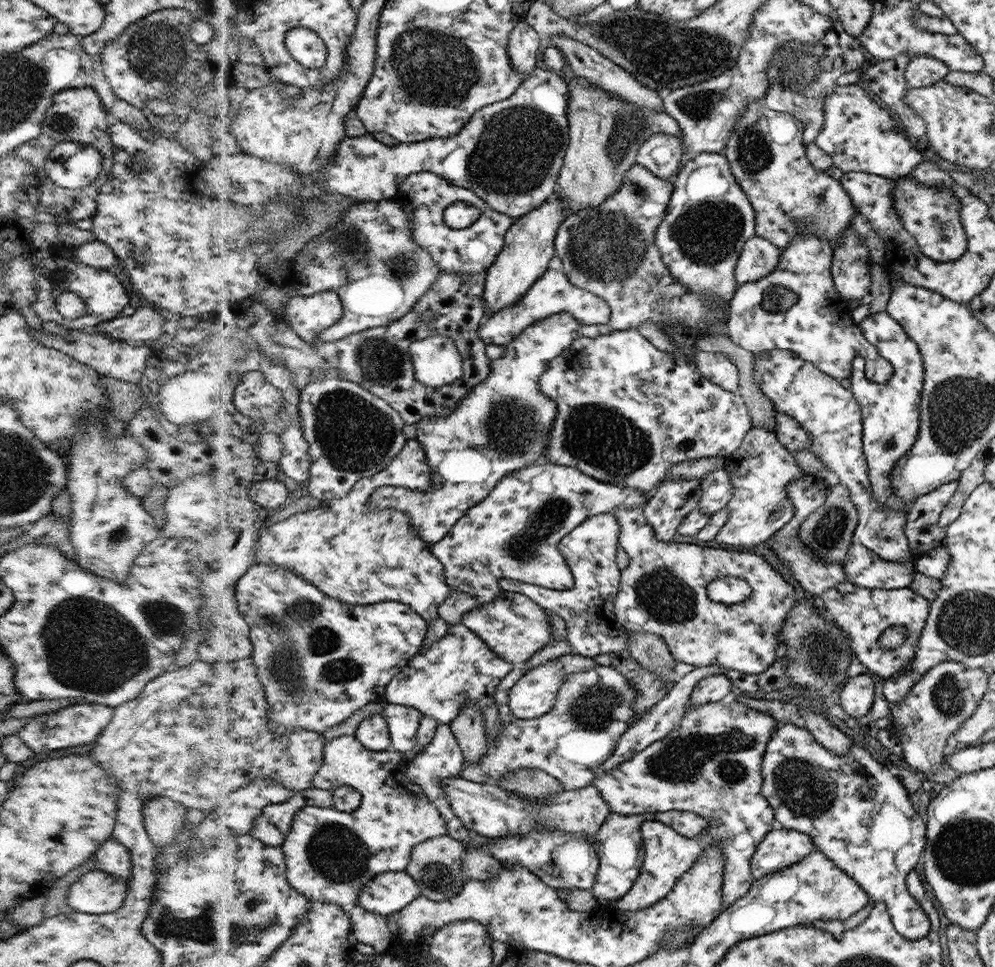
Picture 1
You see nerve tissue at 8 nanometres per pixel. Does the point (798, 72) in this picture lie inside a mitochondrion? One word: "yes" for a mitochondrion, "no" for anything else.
yes

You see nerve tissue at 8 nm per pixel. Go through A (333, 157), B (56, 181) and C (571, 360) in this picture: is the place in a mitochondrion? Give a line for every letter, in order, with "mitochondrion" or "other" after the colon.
A: other
B: other
C: other

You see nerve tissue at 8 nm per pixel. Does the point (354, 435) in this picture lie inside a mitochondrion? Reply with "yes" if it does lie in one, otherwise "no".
yes

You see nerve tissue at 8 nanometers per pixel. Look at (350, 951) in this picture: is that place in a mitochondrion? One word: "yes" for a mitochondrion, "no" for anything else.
no

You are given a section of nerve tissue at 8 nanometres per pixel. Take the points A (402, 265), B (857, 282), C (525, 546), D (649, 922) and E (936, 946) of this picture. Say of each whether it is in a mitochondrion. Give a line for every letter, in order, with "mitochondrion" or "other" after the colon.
A: mitochondrion
B: other
C: mitochondrion
D: other
E: other

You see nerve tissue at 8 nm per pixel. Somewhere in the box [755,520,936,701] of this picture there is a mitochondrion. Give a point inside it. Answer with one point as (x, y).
(823, 655)

